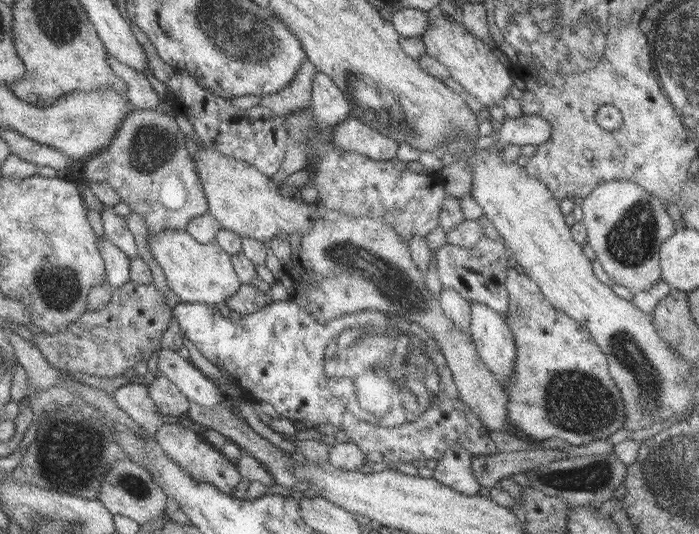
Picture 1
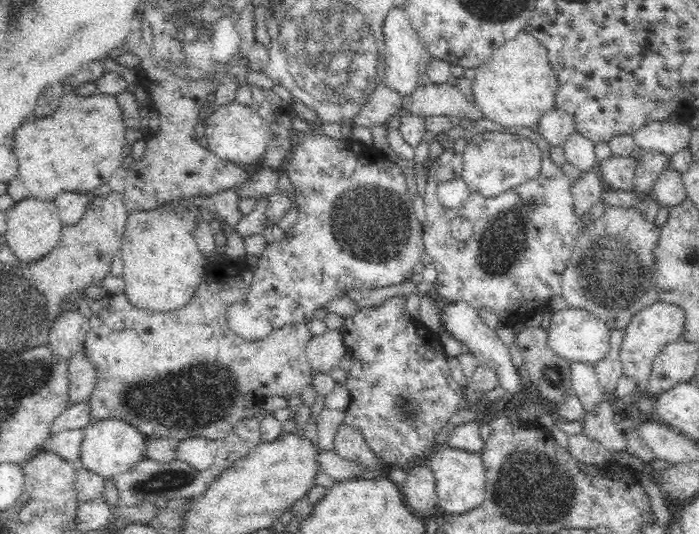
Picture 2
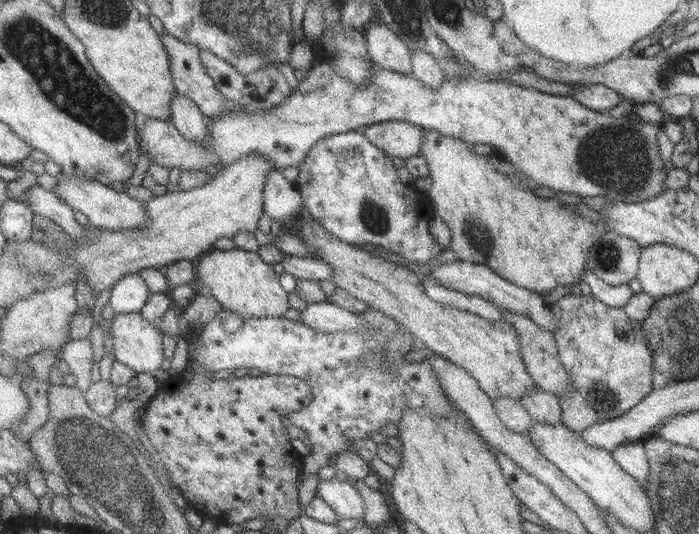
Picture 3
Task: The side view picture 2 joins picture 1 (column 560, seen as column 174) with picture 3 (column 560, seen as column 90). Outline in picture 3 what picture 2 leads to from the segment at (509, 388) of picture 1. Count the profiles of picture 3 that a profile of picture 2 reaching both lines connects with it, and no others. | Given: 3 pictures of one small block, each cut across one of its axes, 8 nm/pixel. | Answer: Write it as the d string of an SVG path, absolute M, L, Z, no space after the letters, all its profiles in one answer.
M565 295L556 303L549 303L551 313L556 316L559 327L553 333L558 349L558 361L564 365L572 386L560 396L560 421L574 432L582 432L595 424L620 417L636 407L653 391L652 350L642 323L632 320L623 307L612 308L594 295Z

